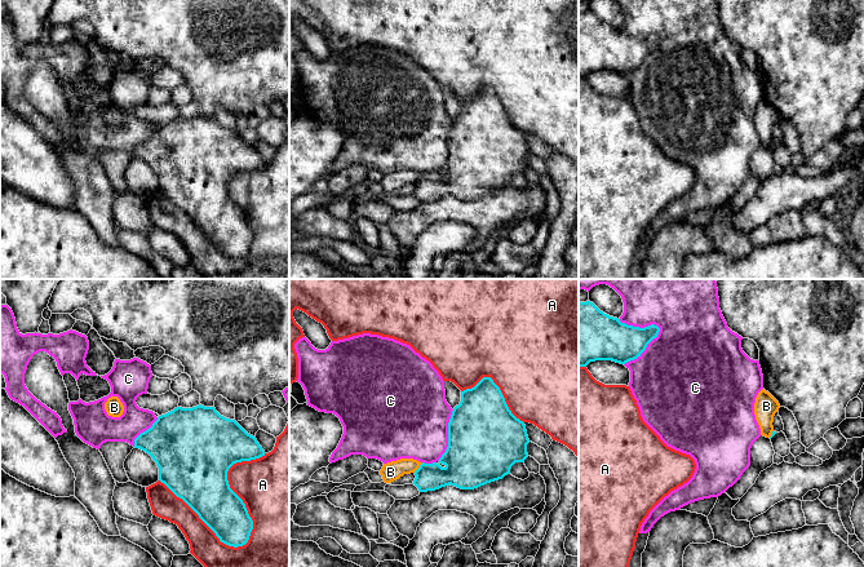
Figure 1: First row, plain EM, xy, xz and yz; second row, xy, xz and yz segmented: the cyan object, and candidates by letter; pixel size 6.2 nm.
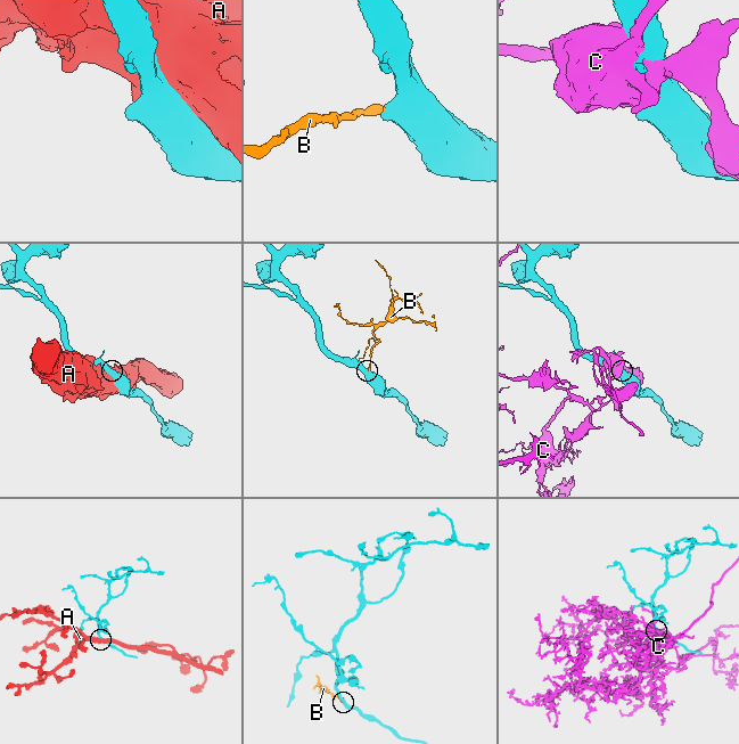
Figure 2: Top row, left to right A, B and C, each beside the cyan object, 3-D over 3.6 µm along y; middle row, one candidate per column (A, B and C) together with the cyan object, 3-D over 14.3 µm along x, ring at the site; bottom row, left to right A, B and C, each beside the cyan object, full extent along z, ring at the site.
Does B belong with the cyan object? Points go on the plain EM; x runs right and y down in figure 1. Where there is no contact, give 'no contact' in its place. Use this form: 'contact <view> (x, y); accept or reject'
contact xz (419, 178); reject

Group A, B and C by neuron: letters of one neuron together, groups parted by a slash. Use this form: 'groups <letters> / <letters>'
groups A / B / C

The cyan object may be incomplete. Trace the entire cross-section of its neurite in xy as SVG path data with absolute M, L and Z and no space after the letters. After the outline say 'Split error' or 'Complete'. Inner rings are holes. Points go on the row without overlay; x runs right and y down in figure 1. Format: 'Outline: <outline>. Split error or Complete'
Outline: M201 115L177 118L161 125L150 139L134 150L134 159L149 164L159 178L159 191L182 209L199 229L229 257L243 257L253 240L253 231L243 211L230 199L229 180L242 172L265 167L256 147L235 130L221 127L214 118Z. Complete

